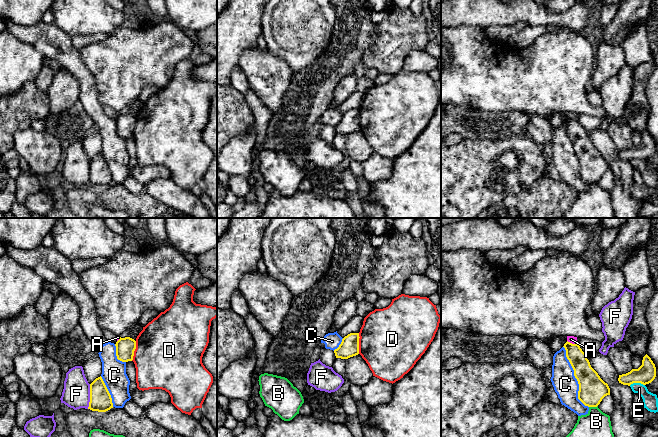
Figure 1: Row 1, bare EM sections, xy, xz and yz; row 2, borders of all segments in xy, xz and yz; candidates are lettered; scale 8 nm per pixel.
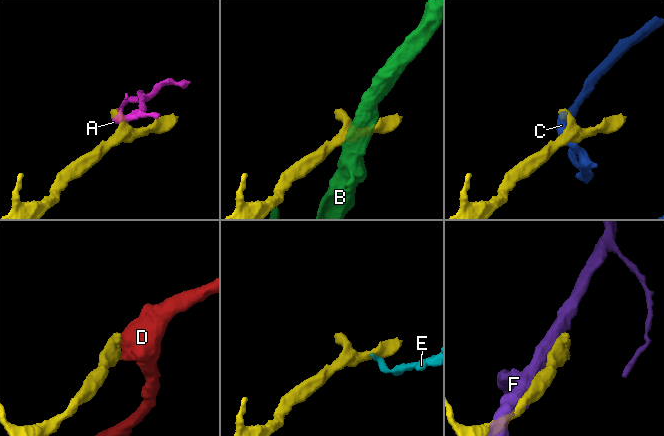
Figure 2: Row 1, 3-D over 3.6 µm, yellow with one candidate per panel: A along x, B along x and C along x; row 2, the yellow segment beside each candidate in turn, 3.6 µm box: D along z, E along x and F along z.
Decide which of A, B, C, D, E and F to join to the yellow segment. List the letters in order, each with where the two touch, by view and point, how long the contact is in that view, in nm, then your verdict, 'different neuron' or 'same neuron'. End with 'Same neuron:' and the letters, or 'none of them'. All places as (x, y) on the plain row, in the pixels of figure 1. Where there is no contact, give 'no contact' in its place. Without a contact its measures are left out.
A: meets yellow in yz at (571, 119); contact 90 nm long; different neuron
B: meets yellow in yz at (593, 182); contact 70 nm long; different neuron
C: meets yellow in yz at (575, 153); contact 550 nm long; different neuron
D: meets yellow in xz at (358, 119); contact 170 nm long; different neuron
E: meets yellow in yz at (636, 158); contact 130 nm long; different neuron
F: meets yellow in xy at (90, 172); contact 200 nm long; different neuron
Same neuron: none of them

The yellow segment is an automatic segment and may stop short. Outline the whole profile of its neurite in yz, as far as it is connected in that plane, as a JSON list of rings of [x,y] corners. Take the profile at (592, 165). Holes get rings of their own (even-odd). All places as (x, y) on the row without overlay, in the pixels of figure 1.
[[[567,117],[563,123],[579,160],[578,175],[585,182],[597,183],[605,172],[610,171],[608,160],[591,143],[587,131],[578,120]]]

